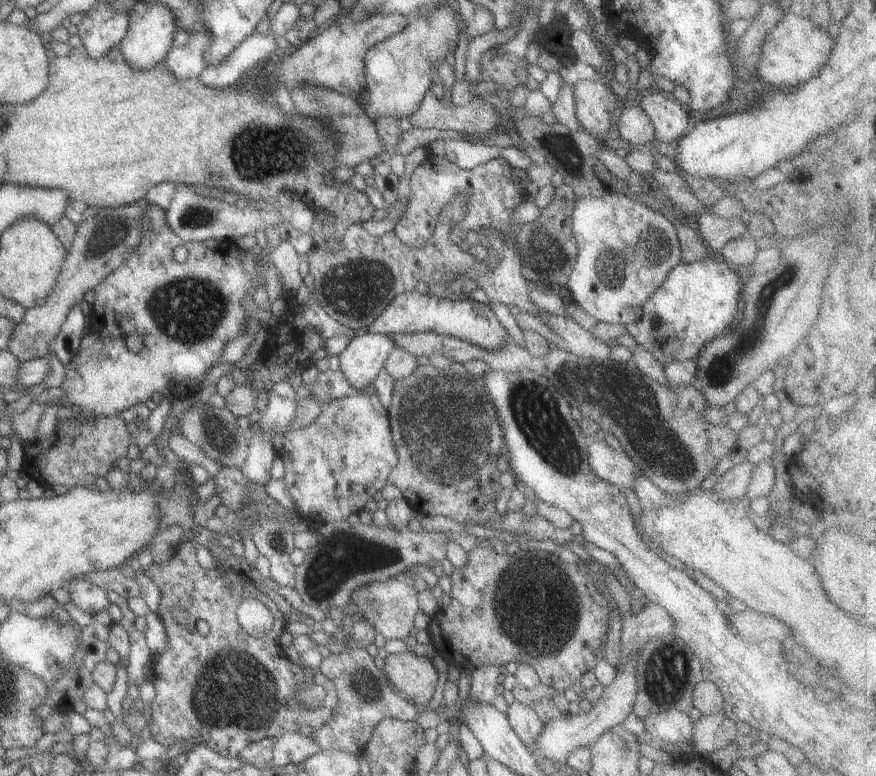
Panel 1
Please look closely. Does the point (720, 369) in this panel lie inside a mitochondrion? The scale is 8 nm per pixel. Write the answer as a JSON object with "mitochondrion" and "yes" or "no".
{"mitochondrion":"yes"}

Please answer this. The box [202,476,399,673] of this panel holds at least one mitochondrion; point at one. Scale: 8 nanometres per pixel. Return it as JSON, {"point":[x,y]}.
{"point":[331,549]}

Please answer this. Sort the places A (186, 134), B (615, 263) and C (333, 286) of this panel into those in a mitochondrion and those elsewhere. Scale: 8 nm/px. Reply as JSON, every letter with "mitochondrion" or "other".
{"A":"other","B":"mitochondrion","C":"mitochondrion"}

